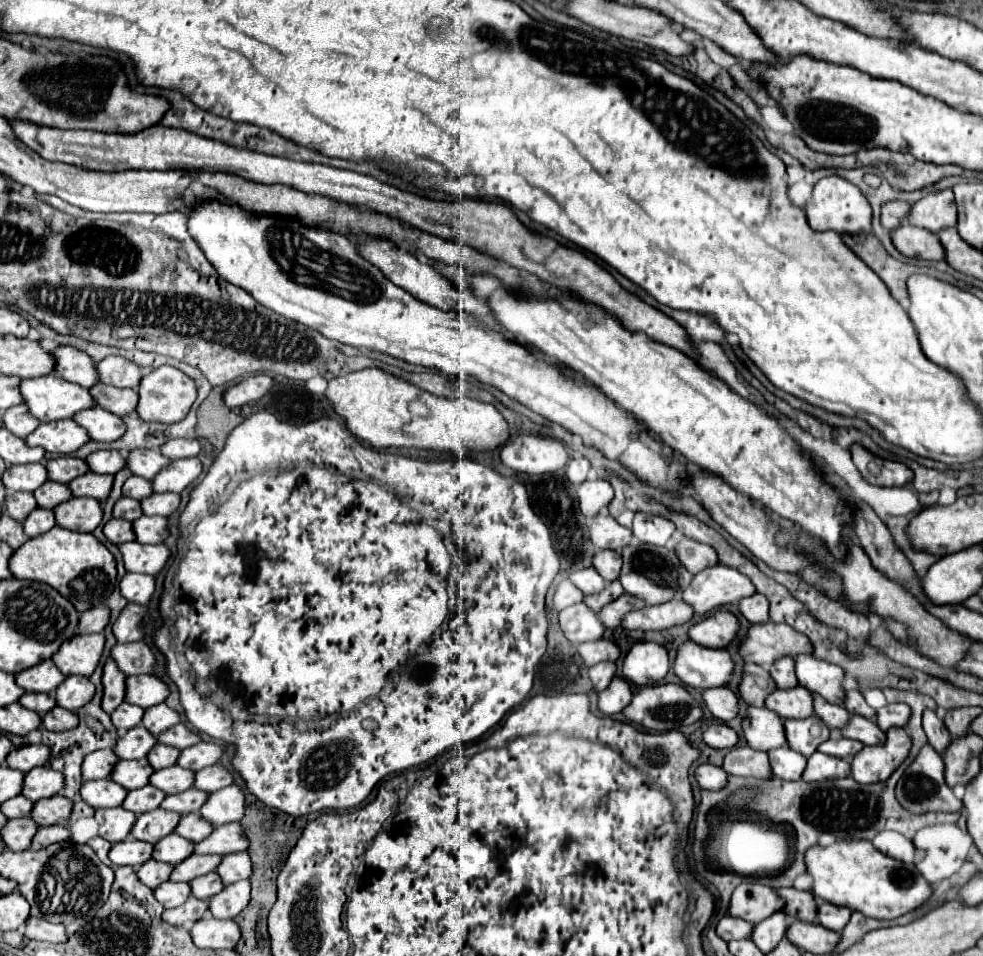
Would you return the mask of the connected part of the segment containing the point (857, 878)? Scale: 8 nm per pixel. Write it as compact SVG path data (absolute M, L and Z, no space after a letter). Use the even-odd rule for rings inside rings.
M837 841L829 847L811 847L805 853L805 865L813 875L815 897L861 911L873 919L897 919L915 911L933 895L931 885L913 863L883 855L871 841Z

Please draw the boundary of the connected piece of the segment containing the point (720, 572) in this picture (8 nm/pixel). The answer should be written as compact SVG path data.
M719 563L717 567L709 567L693 577L691 585L683 591L683 601L693 605L695 613L705 615L717 607L737 603L749 595L755 595L757 589L733 567Z

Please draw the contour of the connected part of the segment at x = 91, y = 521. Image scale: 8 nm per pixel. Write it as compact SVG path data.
M71 497L69 501L55 507L53 511L59 527L71 531L83 531L83 533L93 533L103 519L103 509L97 499Z

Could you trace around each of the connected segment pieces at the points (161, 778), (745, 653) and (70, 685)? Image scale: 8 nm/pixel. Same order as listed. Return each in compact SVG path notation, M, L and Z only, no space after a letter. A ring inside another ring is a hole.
M179 765L159 769L151 775L151 785L161 789L161 791L167 791L167 795L187 791L193 787L193 783L195 783L195 771L183 769Z
M769 621L749 629L747 639L739 647L739 653L745 661L771 667L781 657L811 655L811 641L793 627Z
M81 675L67 677L61 687L55 691L55 699L59 707L65 707L69 711L77 711L79 707L87 705L95 695L95 685Z

